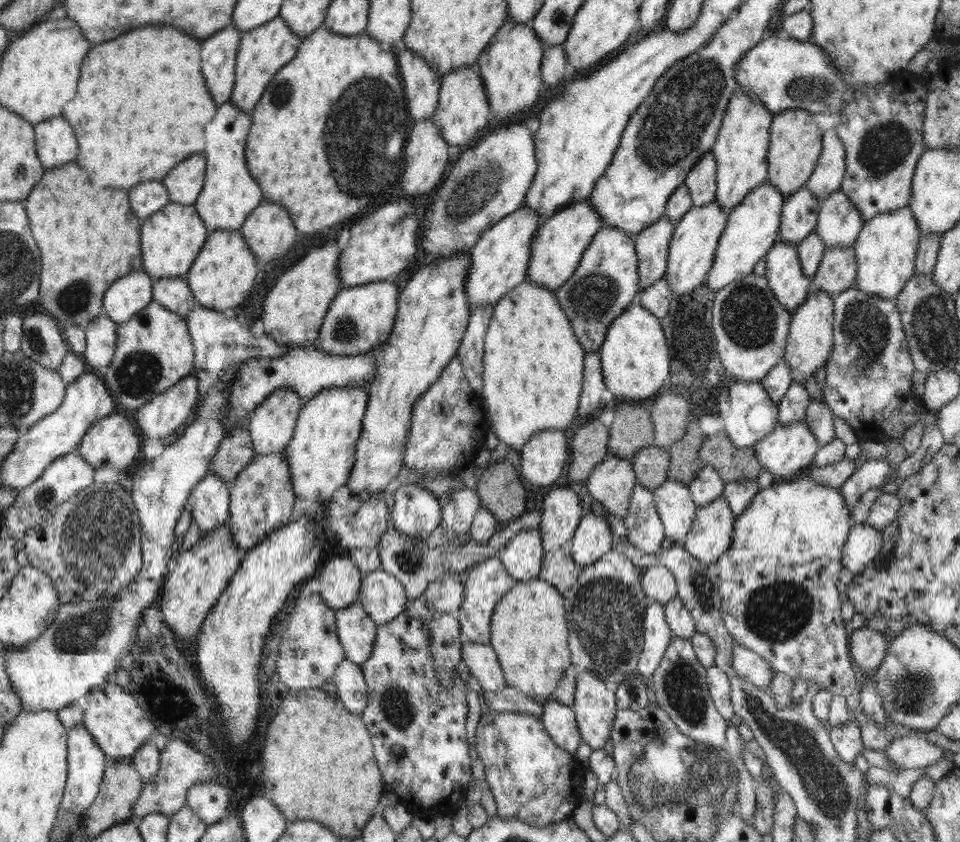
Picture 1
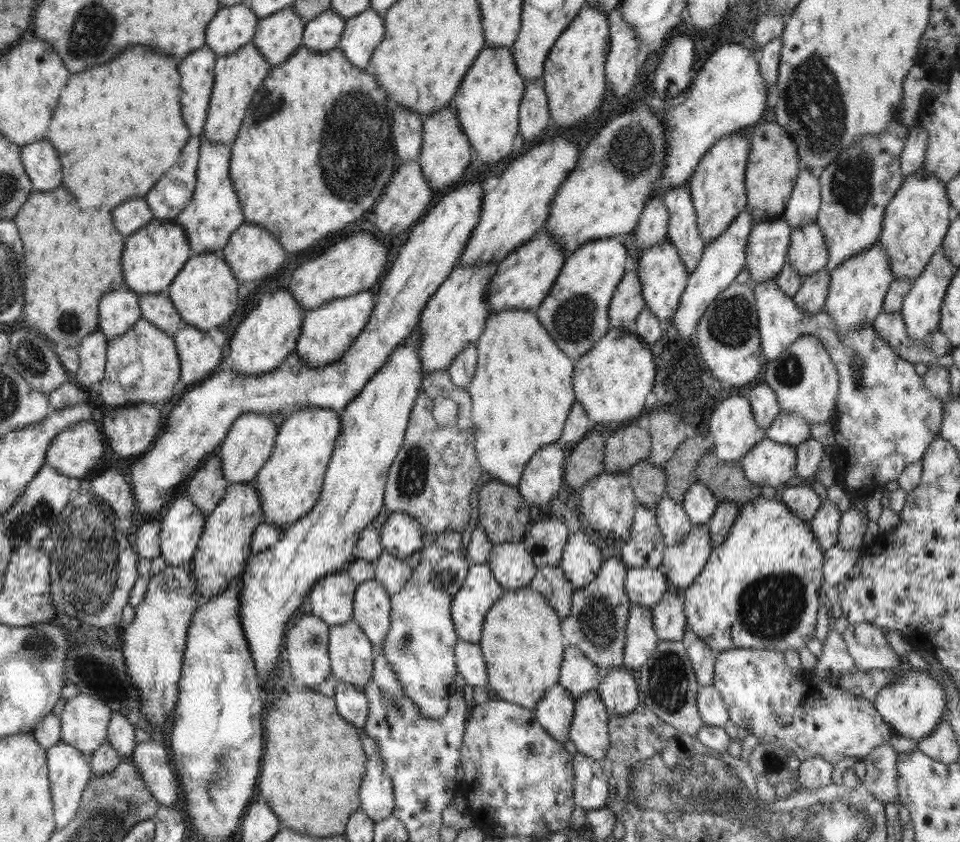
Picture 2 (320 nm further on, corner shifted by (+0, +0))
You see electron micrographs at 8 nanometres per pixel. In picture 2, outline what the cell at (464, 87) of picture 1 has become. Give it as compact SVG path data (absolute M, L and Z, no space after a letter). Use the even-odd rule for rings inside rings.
M452 104L425 116L423 119L423 143L417 161L422 167L424 178L433 190L434 196L448 192L448 188L461 183L466 168L474 159L468 137L457 119Z

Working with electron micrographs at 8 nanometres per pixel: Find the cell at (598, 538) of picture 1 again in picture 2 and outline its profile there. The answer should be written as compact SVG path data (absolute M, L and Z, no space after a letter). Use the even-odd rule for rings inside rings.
M573 531L568 535L561 558L564 576L573 584L574 590L588 584L602 566L601 548L589 541L586 532Z

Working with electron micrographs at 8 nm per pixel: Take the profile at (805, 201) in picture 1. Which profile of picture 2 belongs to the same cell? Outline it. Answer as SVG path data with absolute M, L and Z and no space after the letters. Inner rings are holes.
M783 216L753 225L745 248L745 269L750 272L751 286L775 278L784 268L791 230Z

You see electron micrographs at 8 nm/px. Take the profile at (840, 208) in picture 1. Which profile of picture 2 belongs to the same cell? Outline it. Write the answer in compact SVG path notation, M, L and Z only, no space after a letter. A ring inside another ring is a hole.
M817 222L792 229L790 240L786 261L800 276L805 278L828 264L826 241Z

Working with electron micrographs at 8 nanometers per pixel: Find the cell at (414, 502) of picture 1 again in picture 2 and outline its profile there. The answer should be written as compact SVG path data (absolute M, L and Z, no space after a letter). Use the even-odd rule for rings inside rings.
M402 511L391 512L382 525L380 540L383 550L392 556L408 559L412 553L420 552L424 536L415 518Z

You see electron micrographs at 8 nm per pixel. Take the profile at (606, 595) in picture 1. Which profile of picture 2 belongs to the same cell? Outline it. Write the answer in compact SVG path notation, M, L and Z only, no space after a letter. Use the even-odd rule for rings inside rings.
M617 557L602 563L596 576L580 589L573 590L569 615L561 621L566 644L584 653L598 668L624 669L623 652L626 627L631 607L625 588L628 566Z

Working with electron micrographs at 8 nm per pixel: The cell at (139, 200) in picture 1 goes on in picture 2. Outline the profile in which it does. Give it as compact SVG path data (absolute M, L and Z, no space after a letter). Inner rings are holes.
M130 200L112 210L116 230L127 238L152 221L153 214L144 200Z

